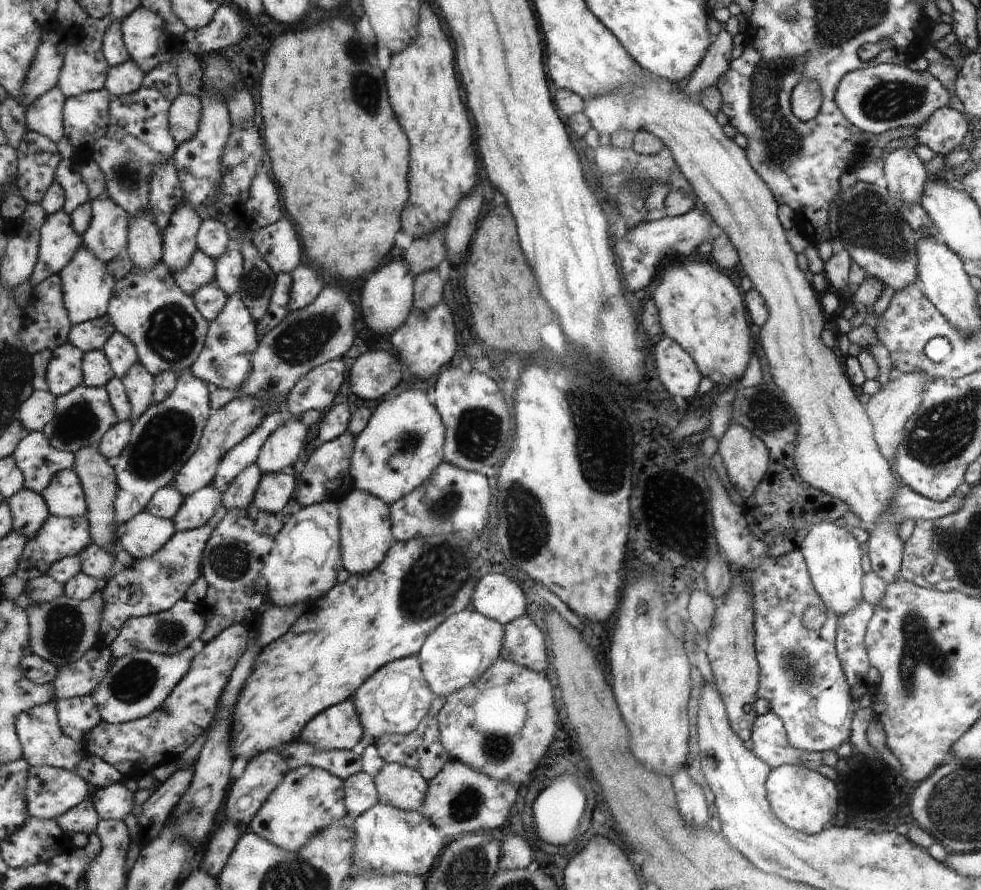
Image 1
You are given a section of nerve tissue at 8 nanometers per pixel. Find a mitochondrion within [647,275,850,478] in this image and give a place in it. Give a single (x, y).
(765, 403)

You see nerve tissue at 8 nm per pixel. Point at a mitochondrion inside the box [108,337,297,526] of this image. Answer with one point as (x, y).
(163, 441)

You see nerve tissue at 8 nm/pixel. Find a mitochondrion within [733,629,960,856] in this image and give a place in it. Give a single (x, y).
(796, 662)

